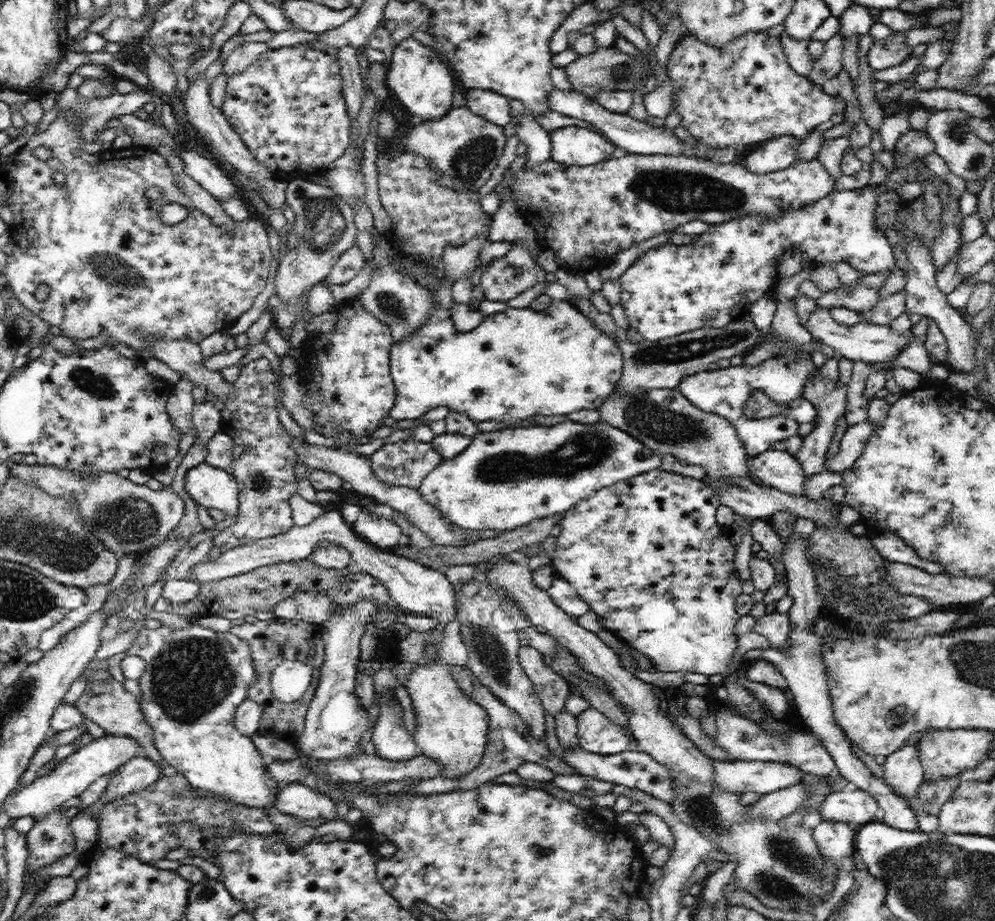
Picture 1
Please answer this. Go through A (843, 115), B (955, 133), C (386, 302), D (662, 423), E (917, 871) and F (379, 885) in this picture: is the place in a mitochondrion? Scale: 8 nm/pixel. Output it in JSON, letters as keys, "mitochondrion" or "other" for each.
{"A":"other","B":"mitochondrion","C":"mitochondrion","D":"mitochondrion","E":"mitochondrion","F":"other"}

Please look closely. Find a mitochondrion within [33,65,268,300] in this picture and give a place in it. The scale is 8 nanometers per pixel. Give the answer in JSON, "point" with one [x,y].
{"point":[109,268]}

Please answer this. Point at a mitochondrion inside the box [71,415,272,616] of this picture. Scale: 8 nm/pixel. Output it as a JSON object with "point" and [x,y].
{"point":[125,521]}

